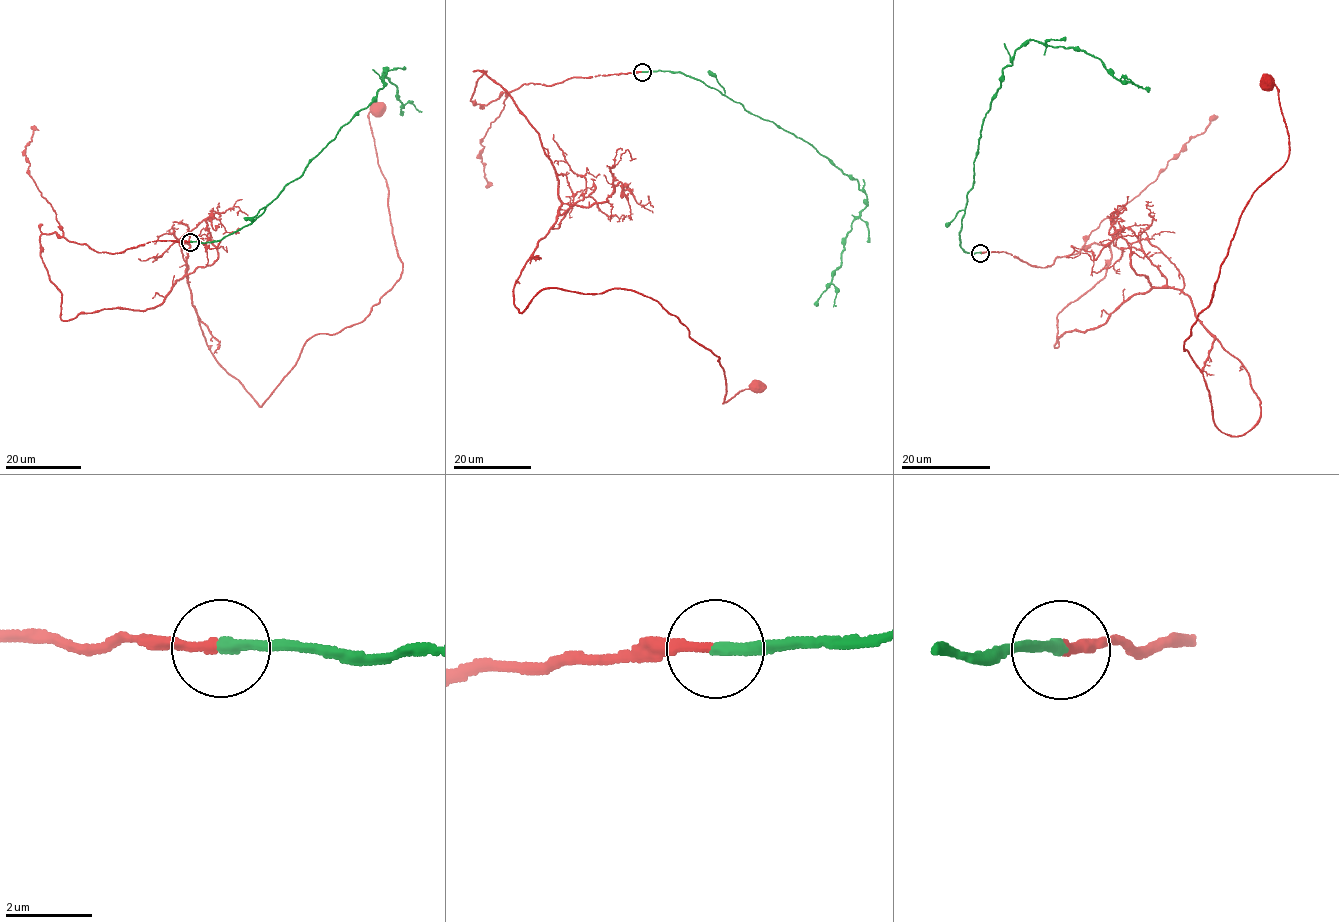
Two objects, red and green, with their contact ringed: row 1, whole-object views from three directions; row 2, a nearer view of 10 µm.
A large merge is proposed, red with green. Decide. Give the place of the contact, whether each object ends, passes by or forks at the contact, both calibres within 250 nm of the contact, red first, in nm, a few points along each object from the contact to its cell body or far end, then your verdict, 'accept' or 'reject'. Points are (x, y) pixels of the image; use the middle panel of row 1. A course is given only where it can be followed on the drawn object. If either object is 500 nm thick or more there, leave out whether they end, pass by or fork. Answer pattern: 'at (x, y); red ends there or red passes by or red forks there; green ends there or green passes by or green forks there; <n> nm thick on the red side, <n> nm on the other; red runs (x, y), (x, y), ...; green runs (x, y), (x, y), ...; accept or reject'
at (642, 72); red ends there; green ends there; 200 nm thick on the red side, 280 nm on the other; red runs (641, 71), (482, 105), (473, 71), (558, 182), (513, 301), (626, 288), (720, 357), (723, 403), (766, 386); green runs (642, 71), (698, 79), (812, 145), (855, 179), (865, 208), (815, 306); accept

